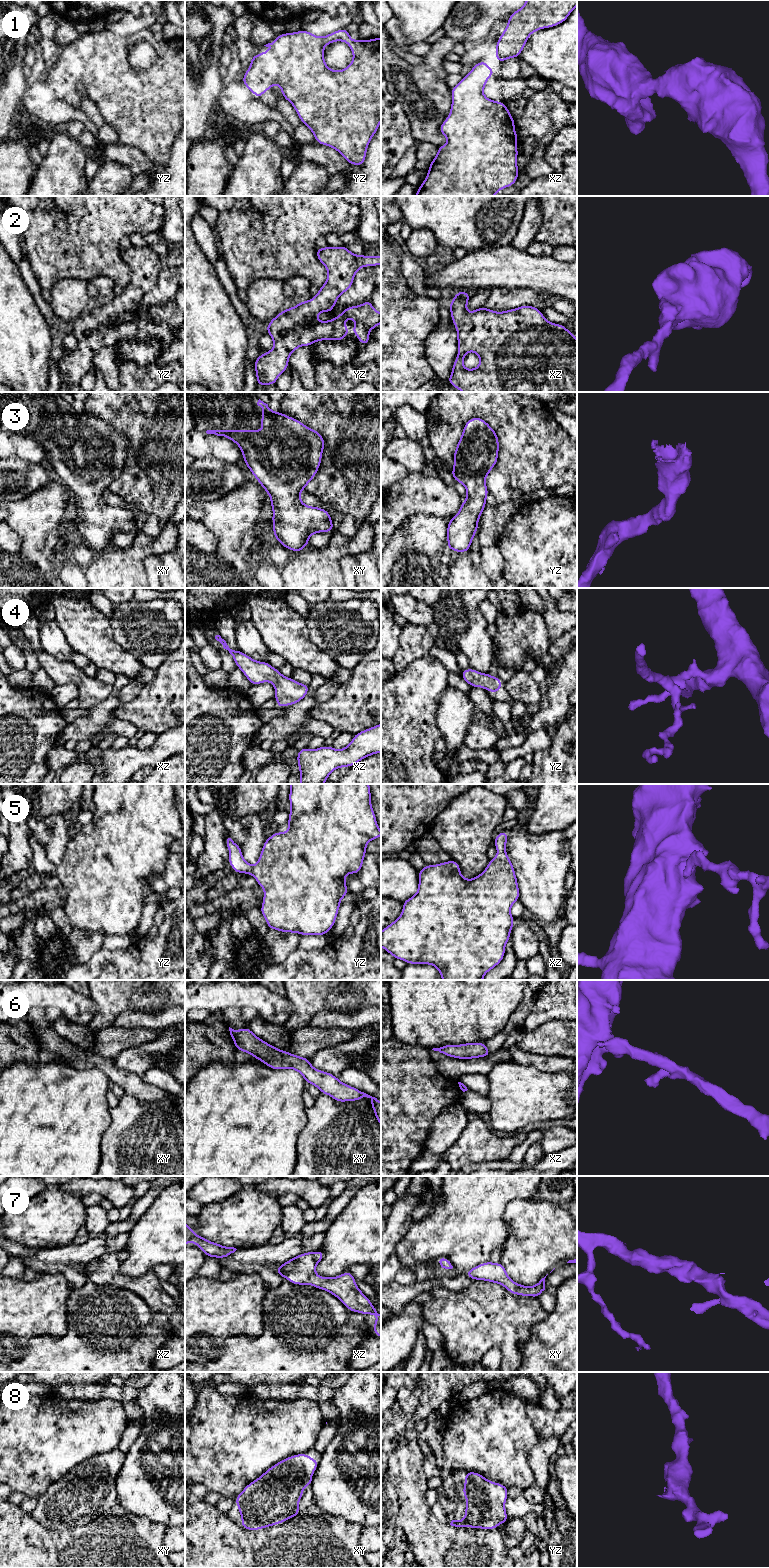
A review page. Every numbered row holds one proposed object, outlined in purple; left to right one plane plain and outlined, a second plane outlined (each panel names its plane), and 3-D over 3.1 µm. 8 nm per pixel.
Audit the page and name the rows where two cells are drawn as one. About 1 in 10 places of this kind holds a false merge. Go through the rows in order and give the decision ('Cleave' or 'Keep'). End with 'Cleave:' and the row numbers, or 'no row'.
1: Keep
2: Keep
3: Keep
4: Keep
5: Keep
6: Keep
7: Keep
8: Keep
Cleave: no row

